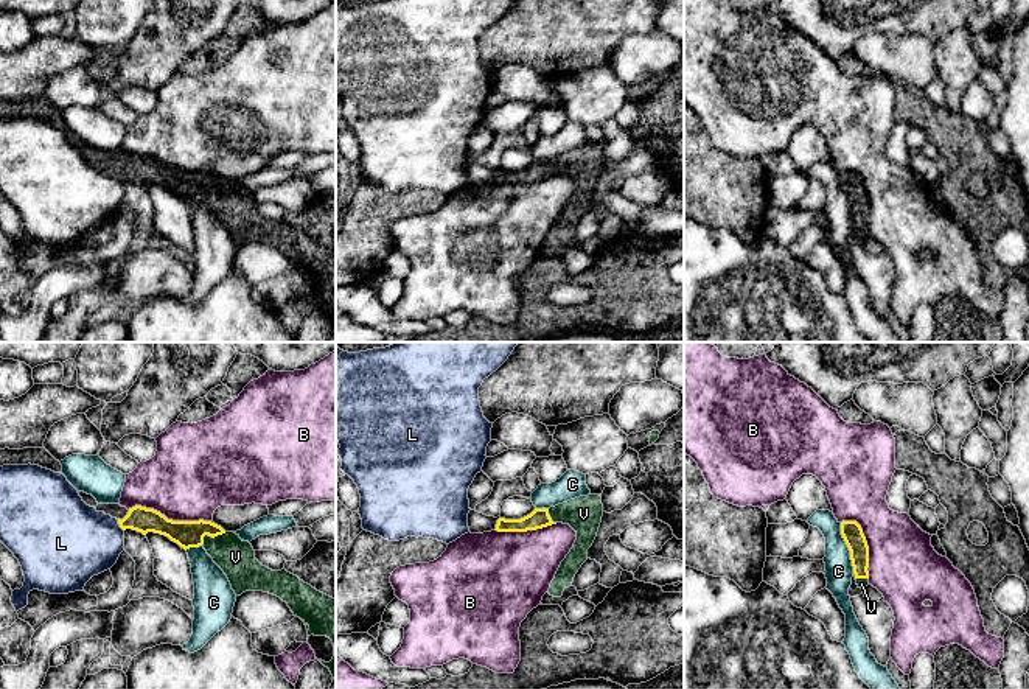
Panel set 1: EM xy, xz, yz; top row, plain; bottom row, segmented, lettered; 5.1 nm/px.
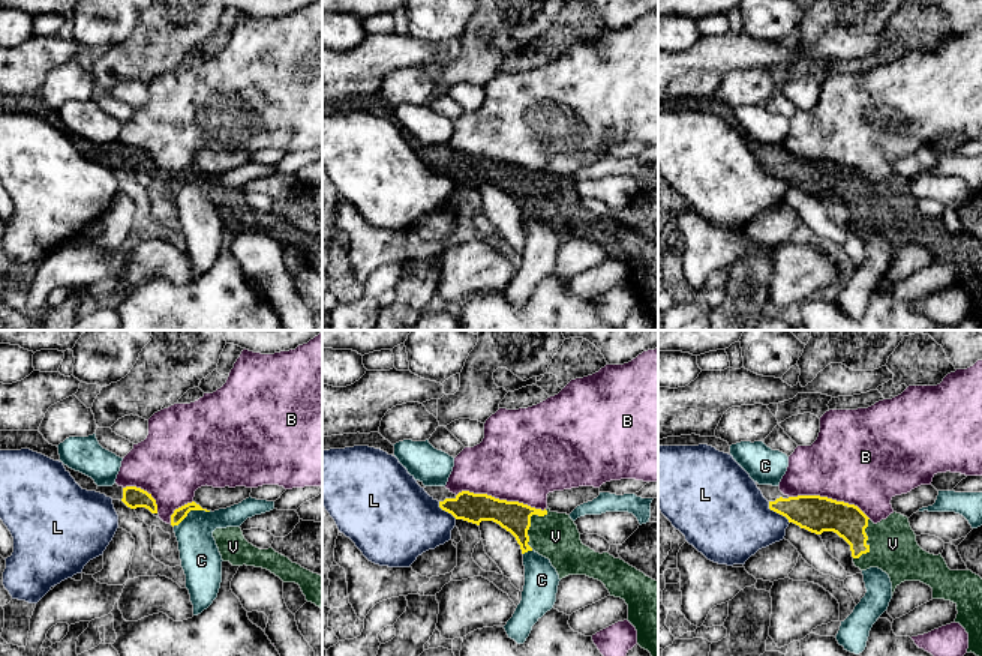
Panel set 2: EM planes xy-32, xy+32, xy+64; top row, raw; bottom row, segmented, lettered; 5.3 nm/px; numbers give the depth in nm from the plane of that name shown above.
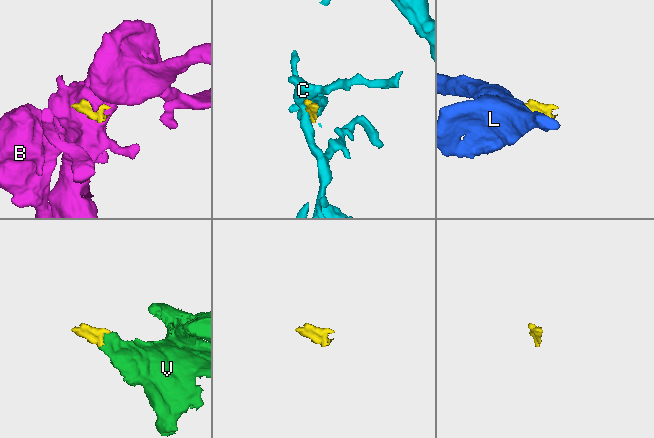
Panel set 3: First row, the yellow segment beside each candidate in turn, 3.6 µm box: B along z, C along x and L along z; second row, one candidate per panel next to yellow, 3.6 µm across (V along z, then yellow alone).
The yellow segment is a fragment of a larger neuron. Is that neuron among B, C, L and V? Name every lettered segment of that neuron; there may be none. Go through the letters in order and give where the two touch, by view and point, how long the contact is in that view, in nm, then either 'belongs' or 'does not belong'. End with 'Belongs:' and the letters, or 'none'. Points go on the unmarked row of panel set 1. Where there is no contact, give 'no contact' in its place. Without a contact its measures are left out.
B: xy (170, 171) | 440 nm | does not belong
C: yz (847, 198) | 280 nm | does not belong
L: xy (120, 178) | 70 nm | does not belong
V: xy (210, 187) | 150 nm | belongs
Belongs: V

